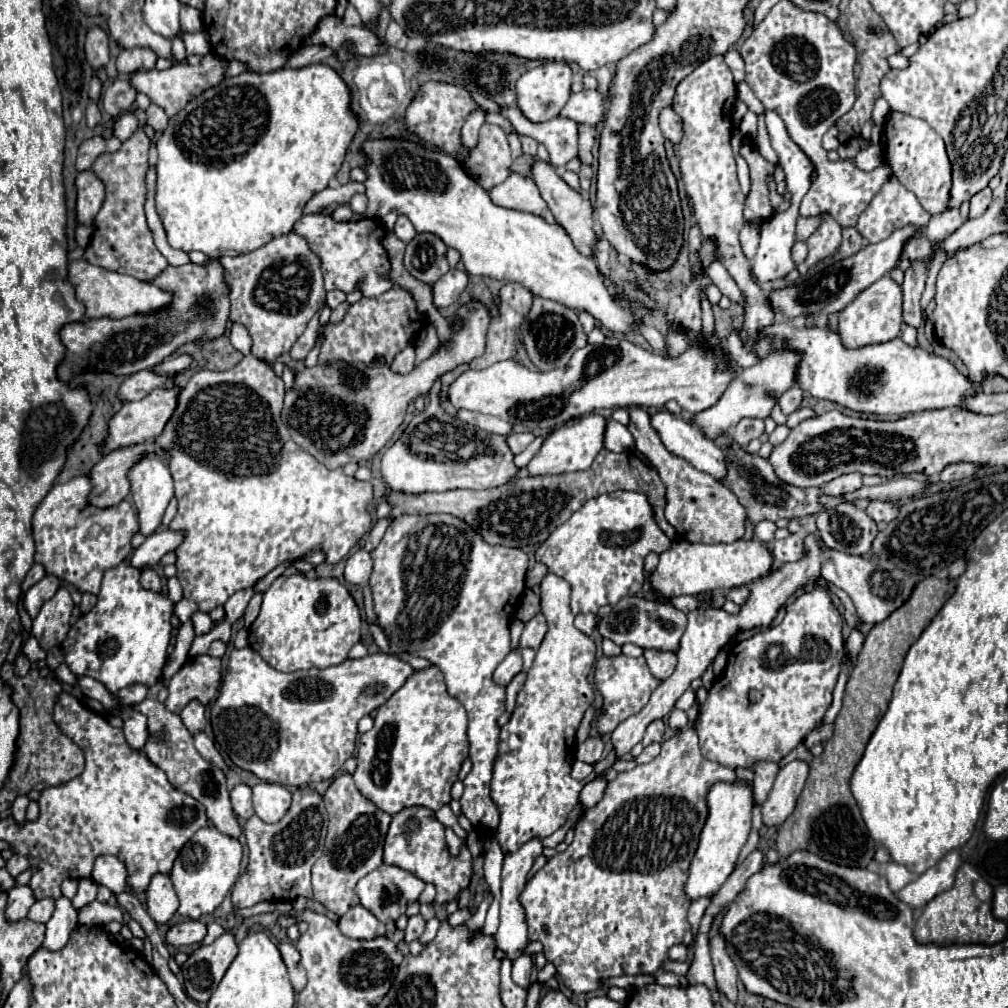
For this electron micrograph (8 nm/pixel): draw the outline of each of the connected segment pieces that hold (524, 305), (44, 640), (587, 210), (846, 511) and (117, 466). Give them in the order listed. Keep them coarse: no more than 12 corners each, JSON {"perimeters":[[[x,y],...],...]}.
{"perimeters":[[[506,283],[500,317],[492,317],[486,353],[470,363],[490,367],[516,353],[518,325],[532,293]],[[64,587],[42,605],[32,635],[44,651],[70,631],[72,597]],[[534,163],[534,181],[578,251],[596,245],[592,207],[550,163]],[[852,503],[816,519],[830,549],[864,555],[876,523]],[[156,443],[122,447],[88,473],[94,507],[130,493],[128,469],[144,455],[170,457]]]}

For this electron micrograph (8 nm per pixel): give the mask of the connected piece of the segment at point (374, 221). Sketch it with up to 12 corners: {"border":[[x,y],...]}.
{"border":[[302,215],[324,289],[378,297],[394,283],[378,217]]}

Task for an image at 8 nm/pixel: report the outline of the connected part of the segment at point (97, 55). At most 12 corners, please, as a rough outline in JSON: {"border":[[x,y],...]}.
{"border":[[94,27],[86,37],[92,69],[108,63],[108,35]]}

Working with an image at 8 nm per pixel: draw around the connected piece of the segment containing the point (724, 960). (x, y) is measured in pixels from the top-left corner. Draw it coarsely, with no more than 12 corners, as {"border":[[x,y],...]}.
{"border":[[718,931],[710,943],[718,989],[736,1001],[738,971]]}

